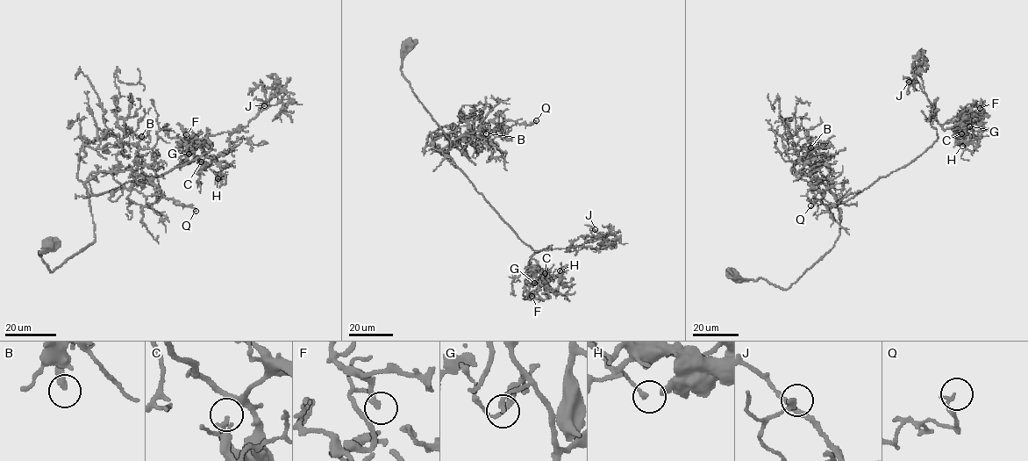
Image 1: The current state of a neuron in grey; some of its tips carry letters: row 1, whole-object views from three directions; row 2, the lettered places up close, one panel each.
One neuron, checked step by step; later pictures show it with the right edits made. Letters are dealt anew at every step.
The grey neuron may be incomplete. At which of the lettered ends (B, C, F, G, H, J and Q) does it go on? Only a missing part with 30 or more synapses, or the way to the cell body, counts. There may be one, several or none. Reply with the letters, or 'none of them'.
none of them

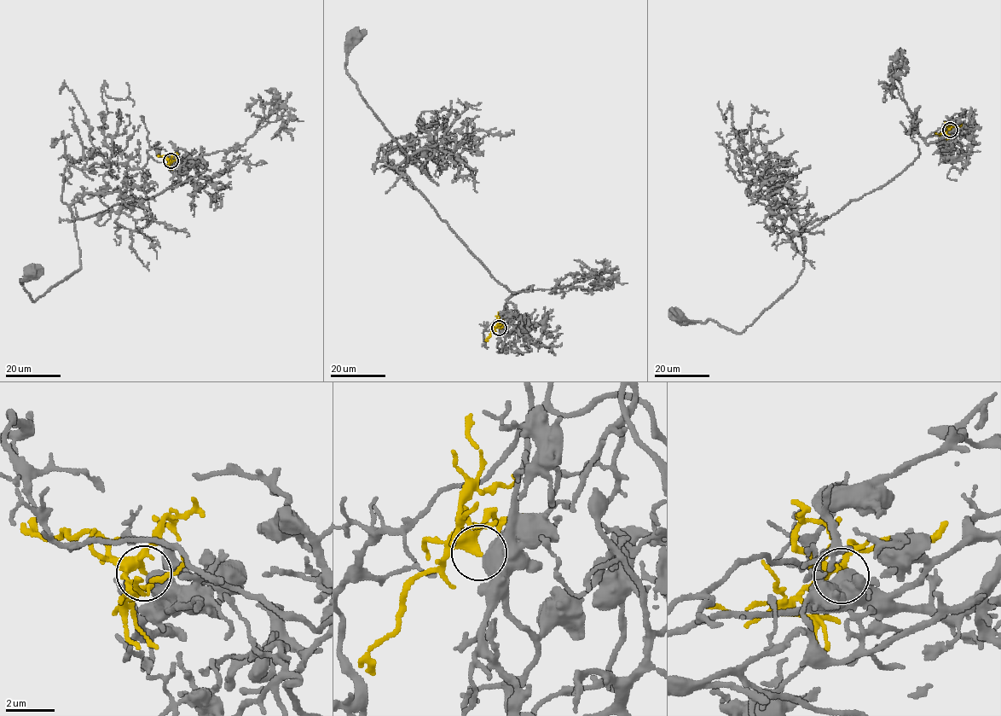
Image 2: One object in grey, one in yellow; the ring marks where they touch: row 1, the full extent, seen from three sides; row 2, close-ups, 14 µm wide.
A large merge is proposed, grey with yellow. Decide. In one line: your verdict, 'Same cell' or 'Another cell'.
Same cell

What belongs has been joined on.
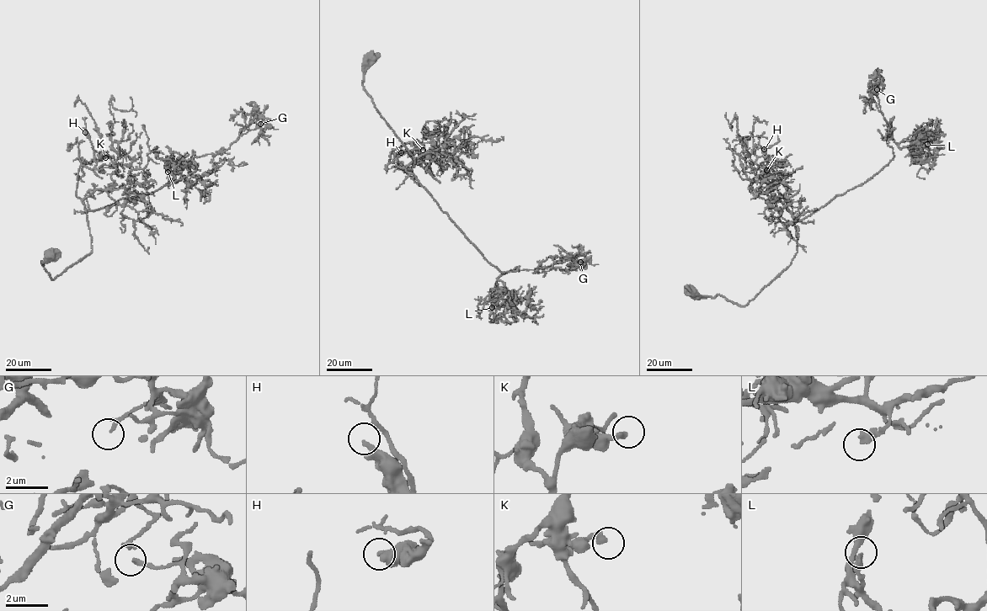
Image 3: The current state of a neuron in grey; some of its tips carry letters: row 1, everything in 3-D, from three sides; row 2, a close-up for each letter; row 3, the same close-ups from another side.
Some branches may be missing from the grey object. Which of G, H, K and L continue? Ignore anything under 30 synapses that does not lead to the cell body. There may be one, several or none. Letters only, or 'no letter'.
L

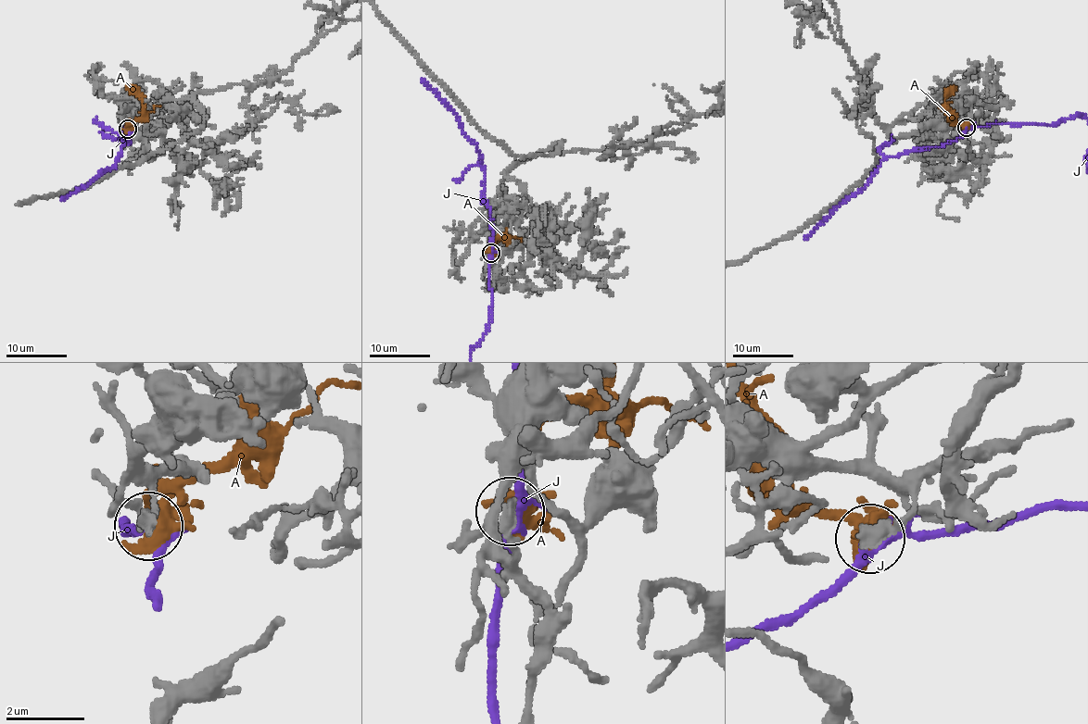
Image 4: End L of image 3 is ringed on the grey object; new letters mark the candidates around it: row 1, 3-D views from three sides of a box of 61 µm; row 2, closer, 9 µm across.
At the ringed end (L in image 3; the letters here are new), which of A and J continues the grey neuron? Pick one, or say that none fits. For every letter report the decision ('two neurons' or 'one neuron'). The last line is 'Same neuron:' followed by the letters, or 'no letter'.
A: one neuron
J: two neurons
Same neuron: A

